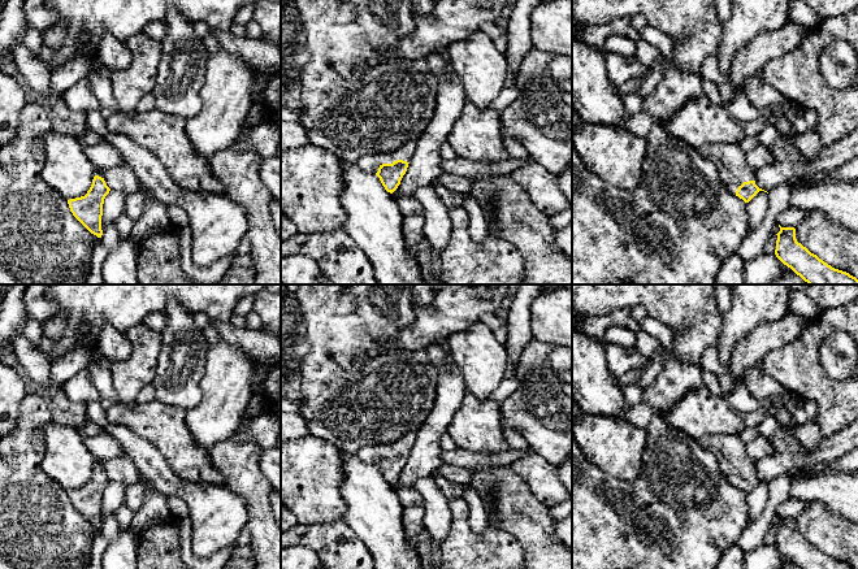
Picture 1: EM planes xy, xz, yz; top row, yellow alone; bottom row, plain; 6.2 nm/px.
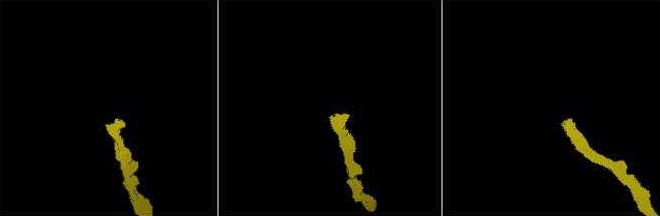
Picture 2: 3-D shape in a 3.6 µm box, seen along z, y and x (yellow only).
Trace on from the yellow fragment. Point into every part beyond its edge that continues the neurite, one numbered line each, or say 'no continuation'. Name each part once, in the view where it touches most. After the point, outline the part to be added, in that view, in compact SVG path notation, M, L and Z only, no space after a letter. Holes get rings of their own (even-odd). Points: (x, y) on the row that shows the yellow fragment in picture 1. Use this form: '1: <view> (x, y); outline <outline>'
1: xz (369, 163); outline M410 140L407 142L403 147L400 147L399 149L394 151L394 152L386 152L386 153L377 153L377 155L365 155L363 157L360 157L356 164L359 168L361 168L365 171L369 173L377 173L378 168L382 164L393 164L396 160L403 160L410 162L411 158L413 157L416 145L417 145L417 140Z

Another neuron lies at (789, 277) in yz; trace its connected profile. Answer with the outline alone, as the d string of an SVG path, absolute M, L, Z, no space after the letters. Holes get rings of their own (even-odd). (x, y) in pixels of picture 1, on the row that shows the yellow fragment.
M785 268L784 274L776 279L772 284L809 284L800 275L797 275L790 268Z

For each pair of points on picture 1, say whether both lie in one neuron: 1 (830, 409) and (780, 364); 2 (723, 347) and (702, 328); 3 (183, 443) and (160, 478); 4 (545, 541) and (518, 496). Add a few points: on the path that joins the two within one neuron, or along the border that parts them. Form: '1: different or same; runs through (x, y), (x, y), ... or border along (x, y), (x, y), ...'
1: same; runs through (820, 396), (793, 369)
2: different; border along (722, 316), (720, 335), (716, 344)
3: different; border along (148, 442), (178, 477), (194, 482)
4: same; runs through (536, 530), (518, 507)

